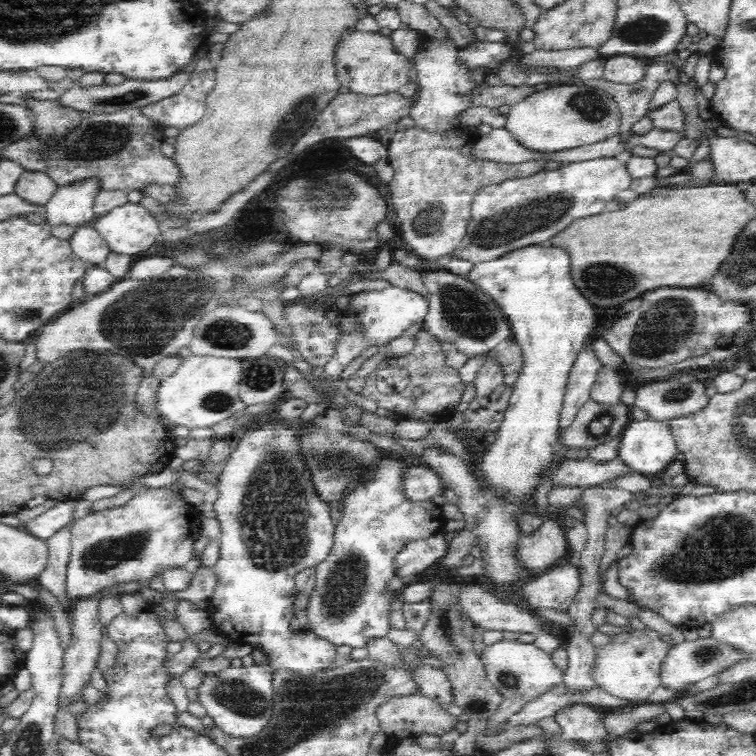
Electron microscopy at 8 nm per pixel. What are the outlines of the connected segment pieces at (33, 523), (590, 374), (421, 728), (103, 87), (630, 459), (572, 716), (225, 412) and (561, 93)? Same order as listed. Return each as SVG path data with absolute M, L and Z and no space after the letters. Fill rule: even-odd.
M58 501L54 507L33 519L29 519L28 522L22 523L20 527L36 538L48 541L52 536L56 536L61 528L70 526L75 505L76 501Z
M590 344L582 346L568 372L566 392L559 416L560 434L569 428L585 402L591 400L590 390L601 367L602 364Z
M410 693L408 696L392 697L377 708L376 716L379 719L380 730L386 734L388 742L400 740L409 736L415 740L420 734L443 735L455 729L459 722L458 717L443 709L438 701L422 695Z
M180 72L170 76L170 78L157 81L142 81L125 79L117 85L102 83L89 87L75 86L68 89L56 101L62 106L80 111L82 114L112 114L122 108L141 108L147 104L162 100L163 98L178 94L185 84L188 84L188 73Z
M631 420L620 437L618 459L640 475L658 474L675 462L677 447L667 422Z
M576 704L555 713L555 721L563 730L563 736L572 741L594 742L598 738L609 740L602 714L588 705Z
M190 355L182 359L180 366L172 376L166 377L160 383L158 389L158 413L174 427L184 426L191 428L212 428L215 424L226 420L239 411L245 410L245 405L239 396L239 384L241 382L241 361L232 358L222 358L216 356L196 356Z
M554 84L511 105L504 128L524 148L550 154L594 144L620 130L621 112L608 92L588 85Z

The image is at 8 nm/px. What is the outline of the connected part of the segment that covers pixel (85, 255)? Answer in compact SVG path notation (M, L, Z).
M80 224L69 241L74 254L88 266L105 266L110 249L93 224Z

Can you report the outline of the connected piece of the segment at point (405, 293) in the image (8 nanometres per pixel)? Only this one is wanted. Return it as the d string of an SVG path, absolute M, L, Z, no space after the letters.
M390 285L383 290L362 291L356 293L350 301L349 307L342 312L342 315L352 316L360 322L362 330L359 333L344 332L341 330L341 335L335 344L334 356L323 366L325 370L324 377L328 385L332 386L332 382L340 378L340 373L354 358L359 356L363 350L365 351L370 346L384 346L391 340L403 336L404 330L408 330L412 324L423 322L427 312L429 311L429 299L417 292L406 290Z

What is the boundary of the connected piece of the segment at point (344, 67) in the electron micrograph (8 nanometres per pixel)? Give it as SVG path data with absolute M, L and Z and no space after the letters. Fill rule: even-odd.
M357 30L345 32L337 42L334 61L336 61L336 74L341 86L346 86L350 92L362 96L396 92L415 77L409 61L394 48L391 37L380 32Z

